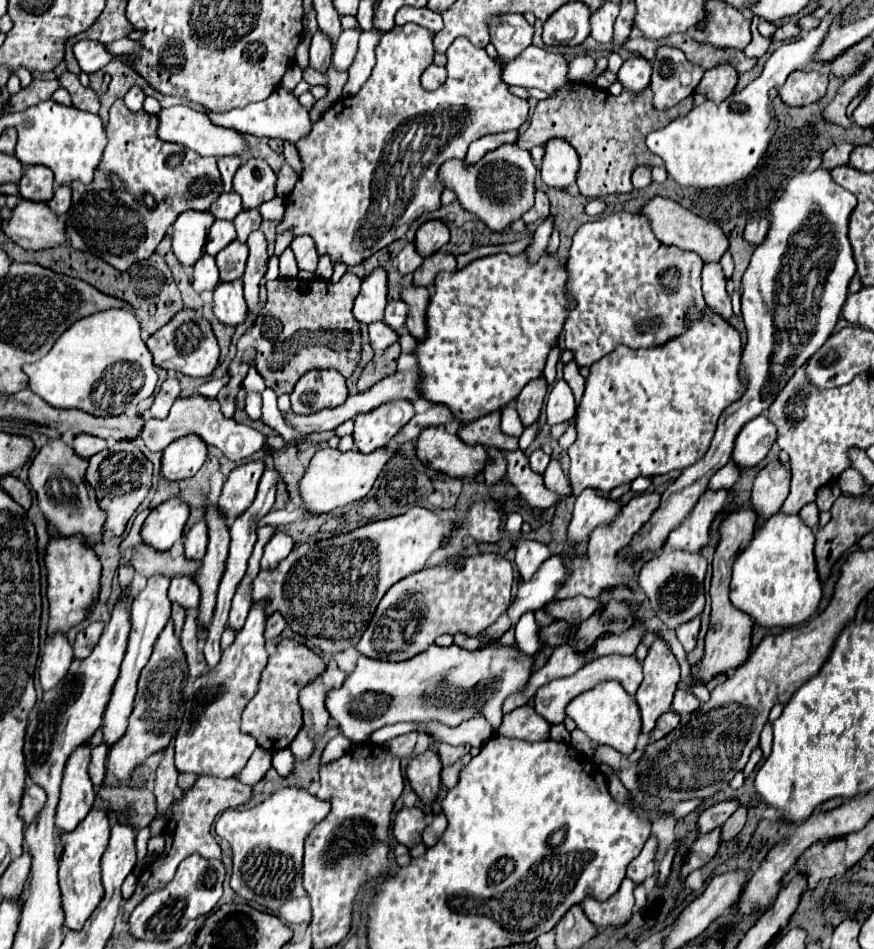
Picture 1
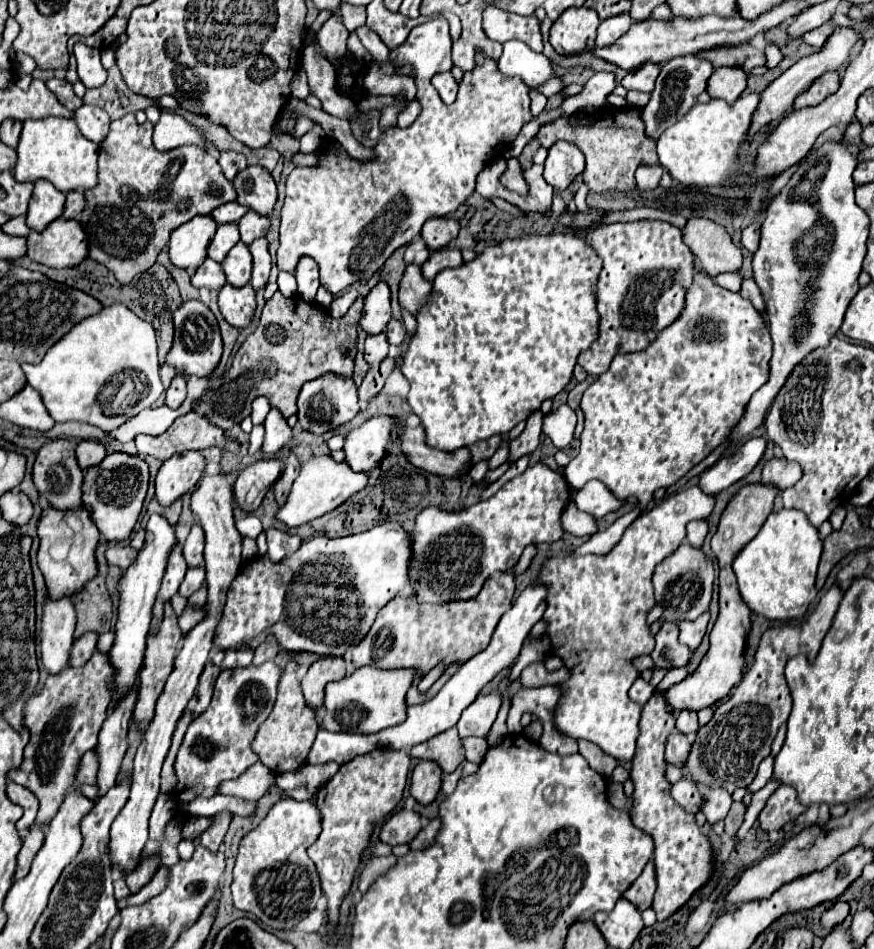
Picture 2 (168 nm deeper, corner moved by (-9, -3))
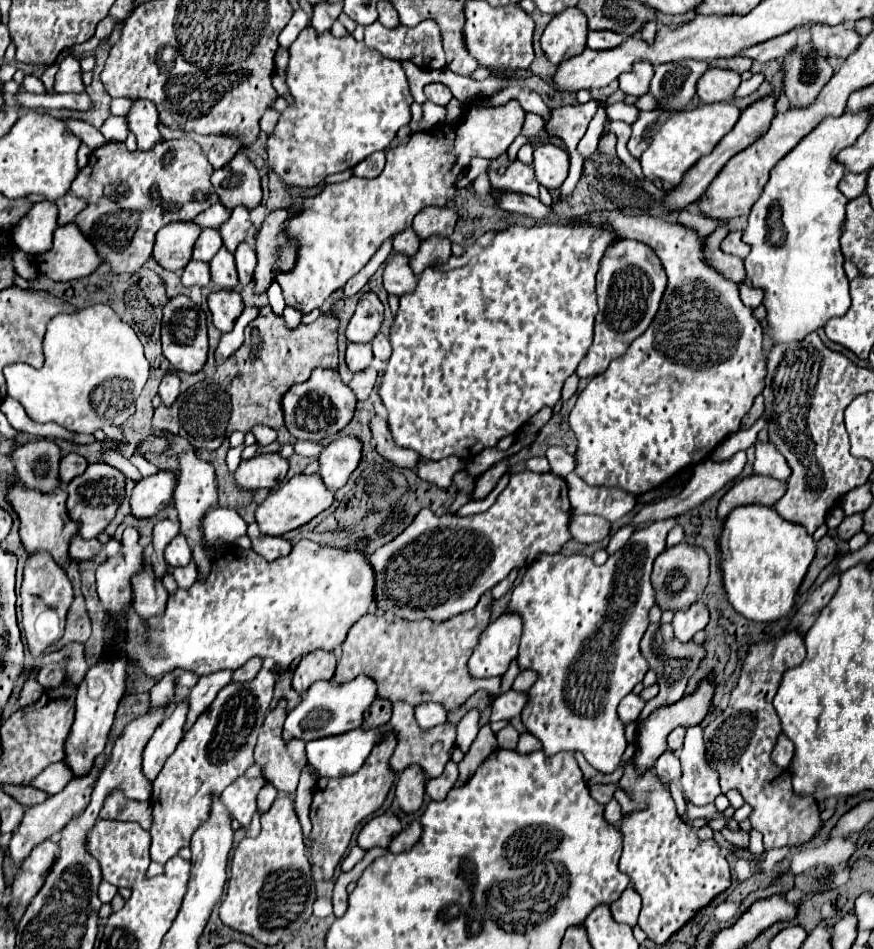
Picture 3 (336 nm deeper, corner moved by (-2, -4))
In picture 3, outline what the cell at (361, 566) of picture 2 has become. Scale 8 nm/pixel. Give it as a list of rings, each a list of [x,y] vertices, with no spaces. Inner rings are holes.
[[[299,540],[299,542],[293,546],[293,550],[291,550],[289,556],[277,558],[277,560],[273,560],[273,562],[267,562],[265,558],[261,558],[261,556],[259,556],[257,552],[253,552],[253,550],[243,550],[243,548],[239,548],[239,546],[229,546],[221,556],[217,556],[217,558],[211,562],[211,572],[209,572],[209,576],[207,576],[205,580],[197,580],[189,590],[177,588],[177,590],[169,596],[165,614],[161,614],[161,616],[157,616],[157,618],[143,620],[143,618],[133,610],[133,606],[129,606],[127,610],[123,610],[123,612],[117,614],[117,616],[107,616],[107,620],[105,620],[105,638],[103,638],[103,642],[105,642],[107,650],[113,650],[113,648],[125,650],[127,662],[133,664],[133,666],[137,666],[145,676],[155,678],[155,680],[163,678],[167,672],[173,672],[175,668],[189,670],[189,672],[193,672],[193,674],[197,674],[197,676],[213,674],[213,672],[217,672],[217,670],[237,670],[237,668],[241,668],[247,660],[251,660],[253,656],[259,656],[259,658],[263,658],[263,660],[265,660],[265,658],[273,658],[277,666],[285,666],[285,668],[287,668],[295,658],[301,658],[301,656],[305,656],[305,654],[309,654],[309,652],[313,652],[313,650],[319,650],[319,648],[321,648],[321,650],[335,650],[339,644],[343,644],[343,640],[345,640],[349,628],[351,628],[363,614],[367,614],[367,608],[373,604],[373,584],[375,584],[373,578],[375,578],[375,576],[373,576],[373,568],[369,566],[367,558],[365,558],[363,552],[361,552],[361,548],[363,548],[365,544],[367,544],[367,540],[359,540],[357,546],[355,546],[355,550],[347,550],[347,548],[335,550],[335,548],[319,546],[319,544],[311,542],[311,540]],[[121,616],[123,616],[125,622],[127,622],[125,630],[121,628]],[[139,630],[141,630],[141,632],[139,632]]]

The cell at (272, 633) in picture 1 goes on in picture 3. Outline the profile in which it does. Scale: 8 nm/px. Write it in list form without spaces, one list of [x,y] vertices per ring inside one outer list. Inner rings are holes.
[[[251,658],[245,666],[241,666],[239,670],[233,672],[231,682],[249,682],[249,680],[253,680],[257,676],[259,668],[261,668],[261,658]]]

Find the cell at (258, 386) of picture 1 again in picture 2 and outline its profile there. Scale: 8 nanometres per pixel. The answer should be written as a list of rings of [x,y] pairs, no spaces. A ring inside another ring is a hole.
[[[256,397],[254,403],[252,403],[252,421],[254,421],[254,425],[262,423],[264,417],[268,415],[268,411],[270,411],[268,399],[266,397]]]

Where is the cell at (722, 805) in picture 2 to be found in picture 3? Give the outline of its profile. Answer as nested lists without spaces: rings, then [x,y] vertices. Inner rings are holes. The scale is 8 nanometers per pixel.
[[[687,728],[685,744],[679,750],[679,760],[683,766],[683,792],[695,806],[705,806],[715,802],[721,794],[717,770],[713,770],[705,758],[705,740],[703,728]]]

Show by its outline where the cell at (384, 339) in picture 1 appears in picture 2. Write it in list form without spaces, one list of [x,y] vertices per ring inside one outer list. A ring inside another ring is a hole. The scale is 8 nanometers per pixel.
[[[378,333],[378,335],[368,335],[366,339],[366,361],[370,365],[376,365],[380,363],[382,359],[388,357],[388,339],[384,337],[384,333]]]

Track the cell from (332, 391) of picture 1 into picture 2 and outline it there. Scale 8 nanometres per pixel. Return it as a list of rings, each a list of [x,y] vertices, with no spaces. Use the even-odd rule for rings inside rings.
[[[326,373],[318,379],[304,383],[298,395],[298,423],[302,425],[302,429],[308,429],[312,433],[326,433],[330,429],[336,429],[342,423],[350,421],[358,411],[360,411],[358,389],[354,381],[334,375],[334,373]]]

